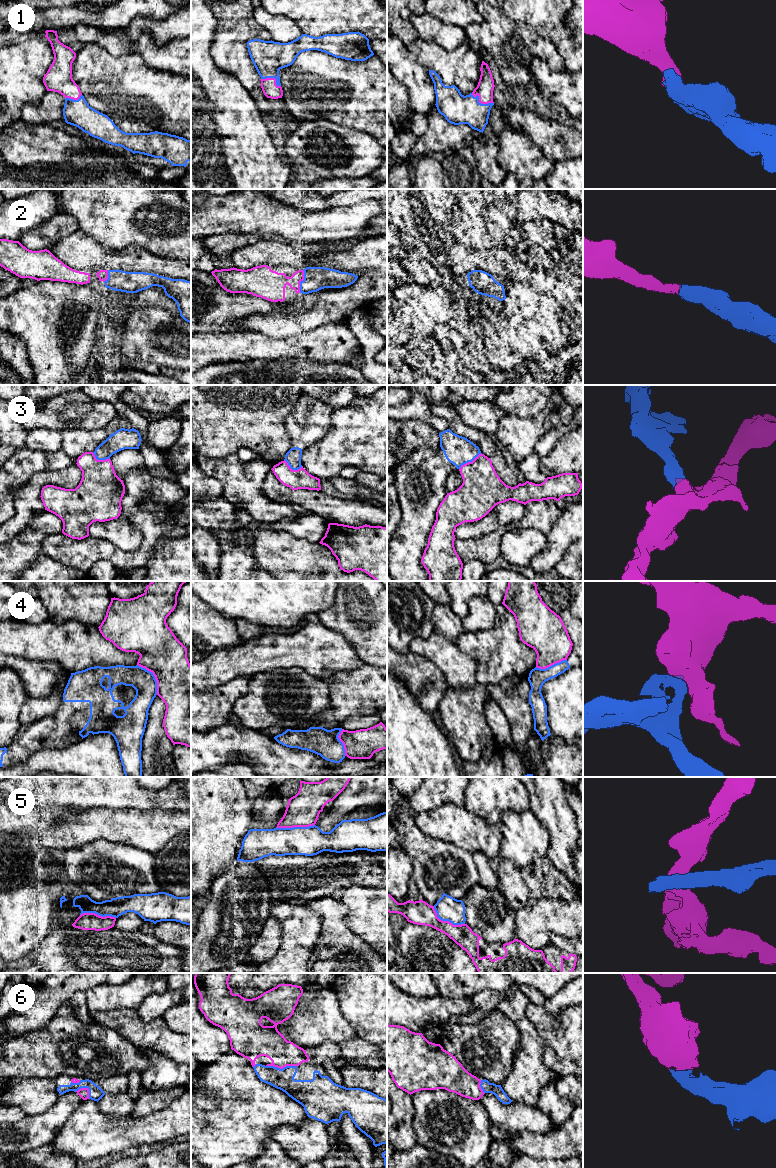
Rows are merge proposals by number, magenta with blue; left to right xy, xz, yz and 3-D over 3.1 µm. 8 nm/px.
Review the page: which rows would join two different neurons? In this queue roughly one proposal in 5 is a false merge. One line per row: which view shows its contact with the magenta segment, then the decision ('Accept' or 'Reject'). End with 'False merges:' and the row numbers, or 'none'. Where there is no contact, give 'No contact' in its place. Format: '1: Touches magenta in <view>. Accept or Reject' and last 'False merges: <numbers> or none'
1: Touches magenta in yz. Accept
2: Touches magenta in xz. Accept
3: Touches magenta in yz. Reject
4: Touches magenta in xy. Reject
5: Touches magenta in xz. Reject
6: Touches magenta in xz. Accept
False merges: 3, 4, 5

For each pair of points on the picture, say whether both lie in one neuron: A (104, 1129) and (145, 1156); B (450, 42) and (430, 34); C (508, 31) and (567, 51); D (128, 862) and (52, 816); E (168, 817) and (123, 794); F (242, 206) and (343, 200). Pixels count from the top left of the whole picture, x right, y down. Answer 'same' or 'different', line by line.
A: different
B: same
C: different
D: different
E: different
F: different

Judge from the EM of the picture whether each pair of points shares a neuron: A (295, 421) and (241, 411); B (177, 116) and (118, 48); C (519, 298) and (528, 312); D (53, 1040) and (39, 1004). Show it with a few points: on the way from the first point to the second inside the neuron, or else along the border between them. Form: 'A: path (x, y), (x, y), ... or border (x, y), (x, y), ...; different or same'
A: border (299, 399), (285, 420), (289, 442); different
B: border (101, 46), (115, 56), (138, 54), (145, 63); different
C: path (522, 301), (527, 306), (527, 309); same
D: border (61, 1004), (56, 1014), (44, 1026), (25, 1032); different

